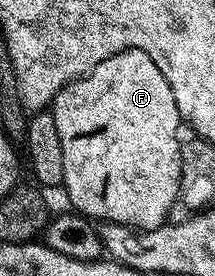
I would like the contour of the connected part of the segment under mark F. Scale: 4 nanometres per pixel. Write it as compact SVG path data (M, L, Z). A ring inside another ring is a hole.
M127 49L106 58L87 75L65 85L55 96L53 111L65 158L62 187L67 188L70 207L76 213L95 222L123 224L145 232L168 223L181 182L181 119L169 82L148 54Z

